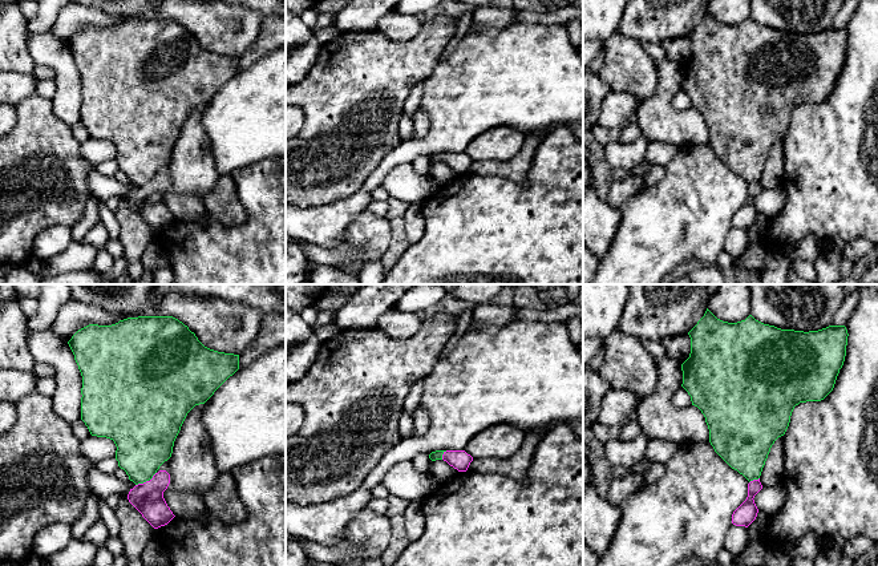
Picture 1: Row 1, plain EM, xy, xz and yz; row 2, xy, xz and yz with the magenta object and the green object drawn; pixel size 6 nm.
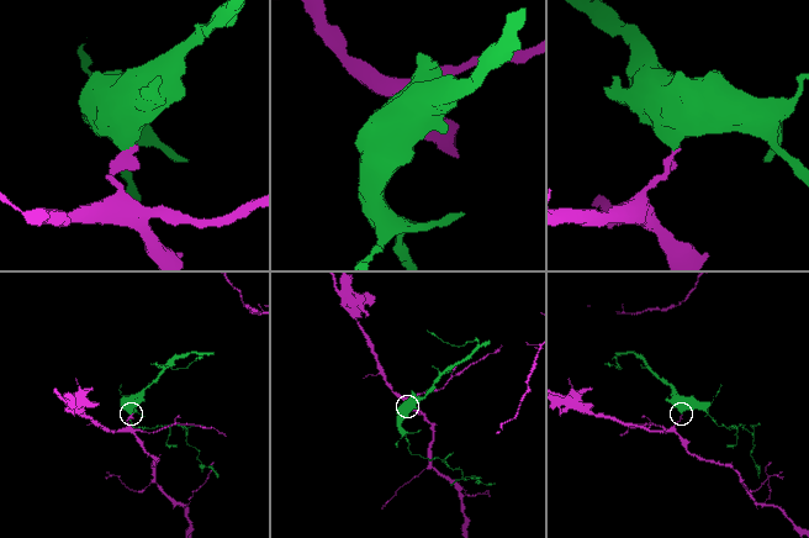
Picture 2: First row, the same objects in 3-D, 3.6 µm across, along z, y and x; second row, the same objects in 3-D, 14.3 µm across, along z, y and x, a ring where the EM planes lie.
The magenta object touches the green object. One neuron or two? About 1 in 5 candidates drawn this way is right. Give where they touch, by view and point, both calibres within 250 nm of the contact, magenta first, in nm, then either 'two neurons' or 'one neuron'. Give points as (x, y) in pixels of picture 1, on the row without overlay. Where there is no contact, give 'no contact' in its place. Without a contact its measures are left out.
contact xy (141, 186); calibres 190 and 340 nm; two neurons

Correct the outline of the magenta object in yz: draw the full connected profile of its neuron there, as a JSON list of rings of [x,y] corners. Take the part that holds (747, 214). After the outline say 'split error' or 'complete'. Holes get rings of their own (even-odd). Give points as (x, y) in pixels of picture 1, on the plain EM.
[[[753,182],[748,186],[746,202],[733,214],[732,226],[736,229],[748,230],[757,219],[758,211],[754,206],[754,198],[762,191],[758,182]]] | complete

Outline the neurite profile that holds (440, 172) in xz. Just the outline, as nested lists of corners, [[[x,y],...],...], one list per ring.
[[[444,162],[432,163],[428,169],[428,173],[433,179],[438,181],[442,185],[454,181],[460,175]]]

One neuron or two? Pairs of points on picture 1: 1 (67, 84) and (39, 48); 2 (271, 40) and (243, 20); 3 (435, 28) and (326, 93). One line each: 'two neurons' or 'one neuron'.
1: one neuron
2: two neurons
3: one neuron

